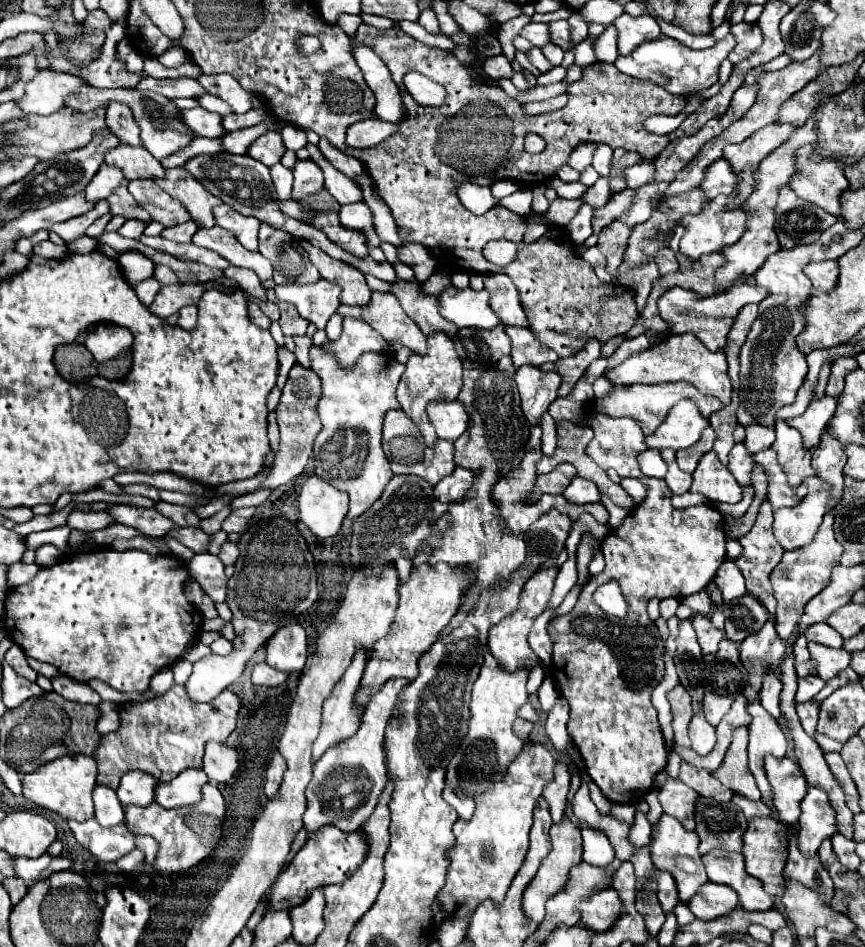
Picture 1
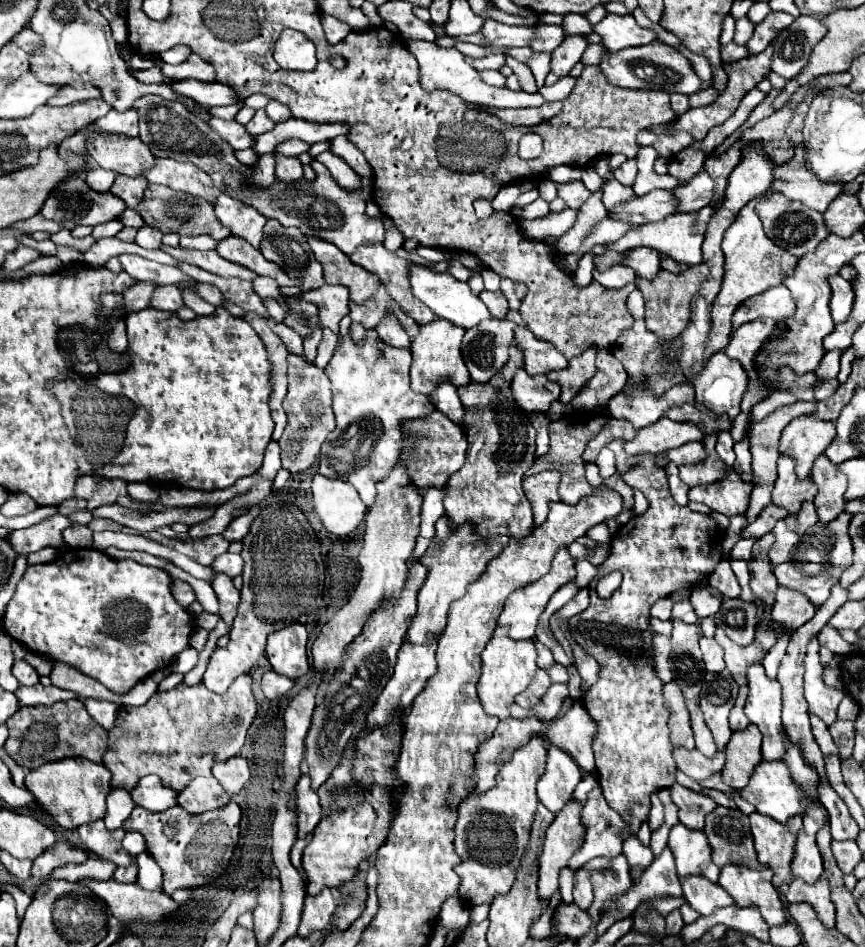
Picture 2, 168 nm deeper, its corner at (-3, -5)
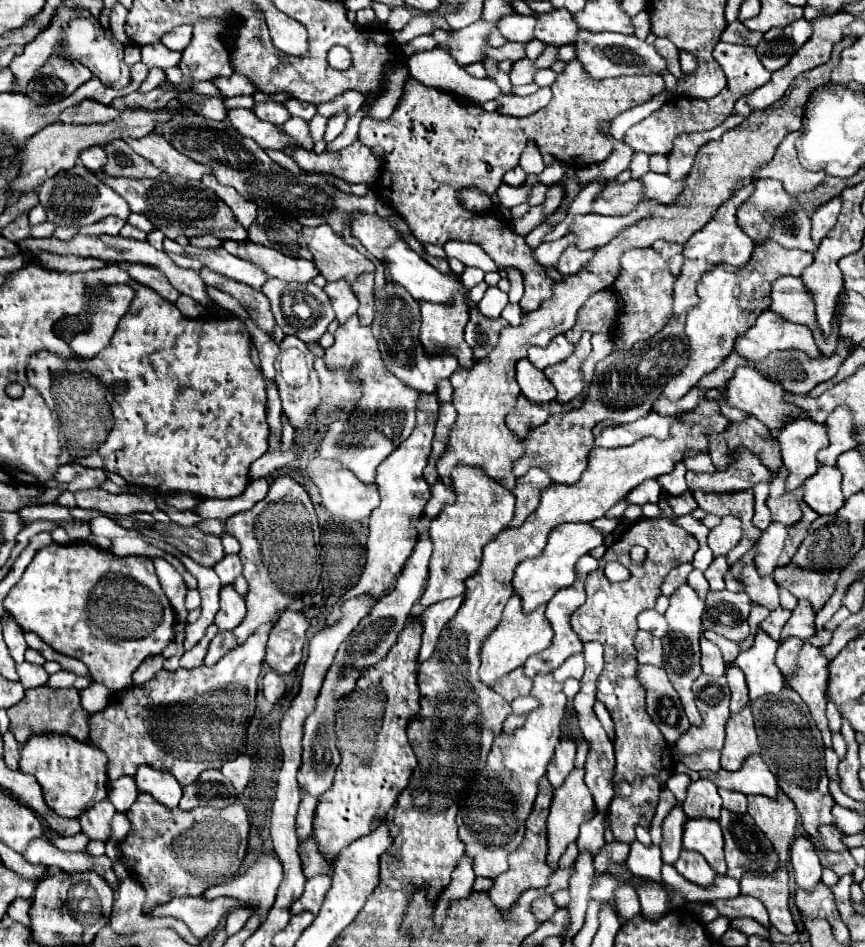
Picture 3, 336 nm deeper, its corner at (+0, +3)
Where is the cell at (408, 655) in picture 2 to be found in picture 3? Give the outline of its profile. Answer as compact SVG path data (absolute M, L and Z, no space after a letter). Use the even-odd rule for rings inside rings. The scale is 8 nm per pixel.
M462 595L448 599L448 601L440 601L436 605L430 605L418 617L412 619L414 623L422 625L422 645L420 645L420 653L418 653L418 665L422 665L434 653L434 649L438 645L436 637L440 637L440 631L444 629L444 625L456 615L460 601L462 601Z

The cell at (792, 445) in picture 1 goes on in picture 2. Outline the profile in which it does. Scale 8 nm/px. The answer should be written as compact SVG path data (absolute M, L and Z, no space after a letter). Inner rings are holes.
M781 455L777 461L779 477L773 487L773 503L787 509L789 515L797 515L801 509L801 503L813 501L817 487L811 483L811 479L799 481L795 475L795 461L787 455Z

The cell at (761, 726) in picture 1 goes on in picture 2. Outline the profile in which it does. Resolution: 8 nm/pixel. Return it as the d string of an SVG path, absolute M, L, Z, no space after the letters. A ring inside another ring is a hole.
M759 663L747 667L749 697L745 715L755 723L763 735L763 759L777 761L785 753L783 725L781 725L781 687L779 681L771 681Z

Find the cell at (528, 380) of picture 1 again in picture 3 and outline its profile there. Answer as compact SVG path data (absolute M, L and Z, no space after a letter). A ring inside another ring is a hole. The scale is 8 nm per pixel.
M520 359L516 363L516 381L518 381L520 389L522 389L522 395L528 401L548 403L548 401L554 401L556 399L554 385L528 359Z

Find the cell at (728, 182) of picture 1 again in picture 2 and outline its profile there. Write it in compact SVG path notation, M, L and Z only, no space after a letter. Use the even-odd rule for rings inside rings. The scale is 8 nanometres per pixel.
M701 171L689 183L675 187L671 193L679 197L679 211L691 213L709 205L709 201L713 199L713 185L715 181L709 177L709 173Z

